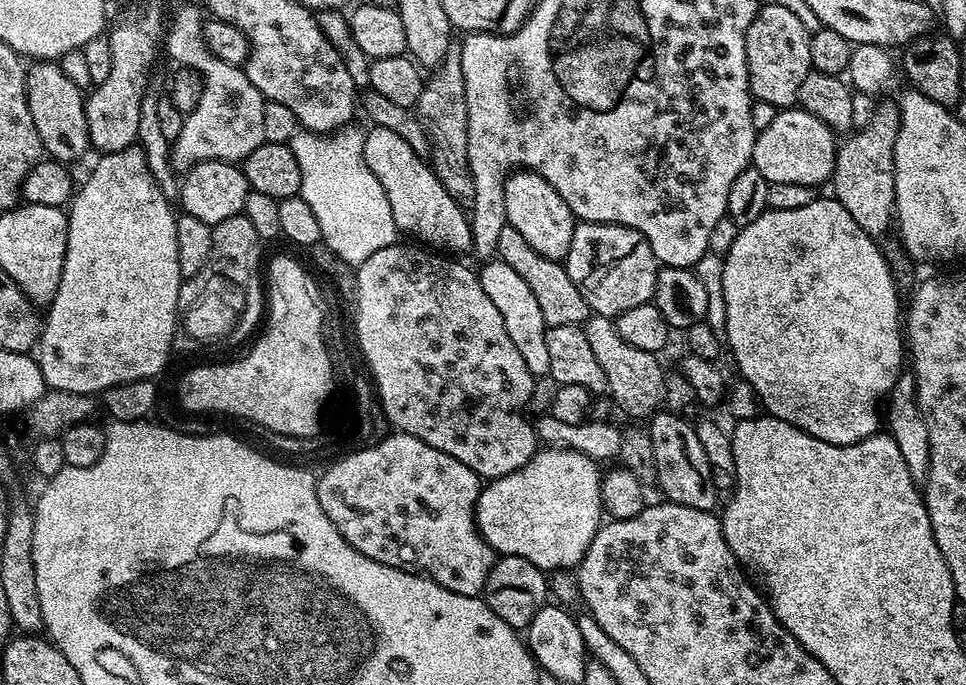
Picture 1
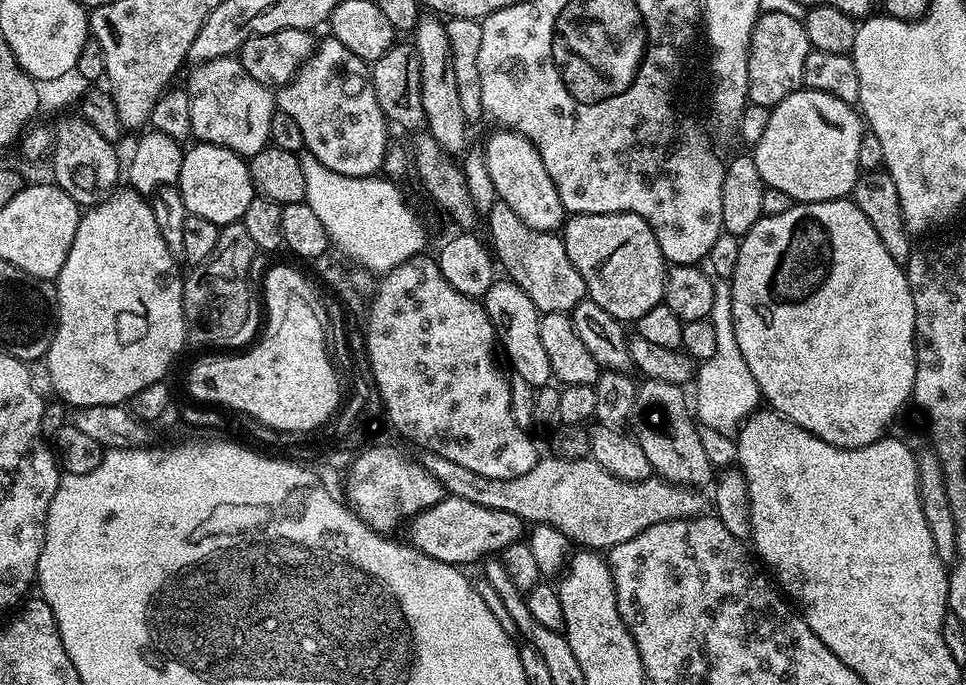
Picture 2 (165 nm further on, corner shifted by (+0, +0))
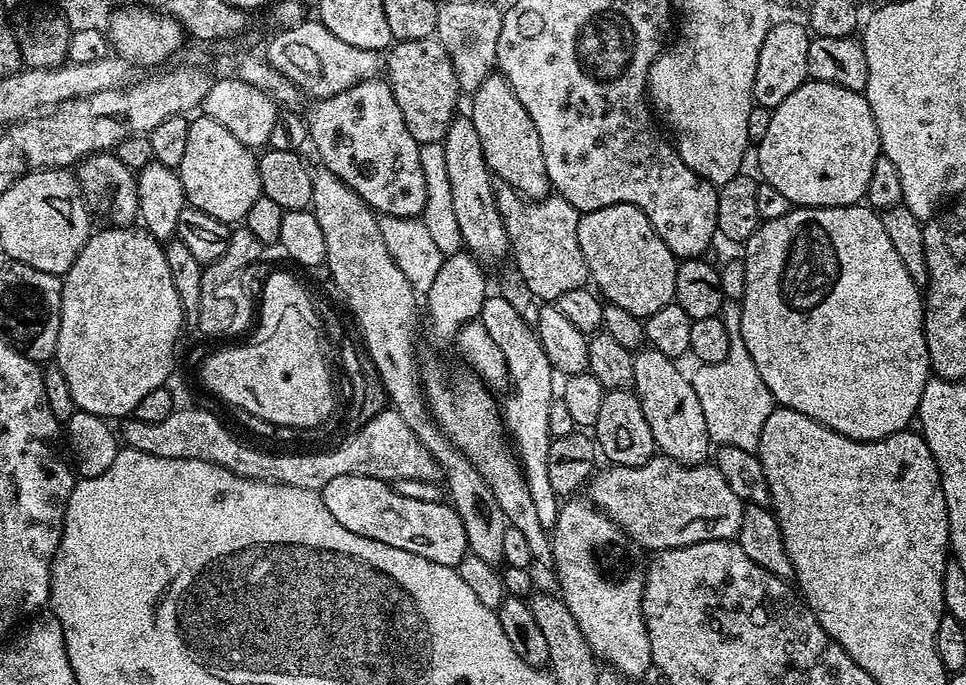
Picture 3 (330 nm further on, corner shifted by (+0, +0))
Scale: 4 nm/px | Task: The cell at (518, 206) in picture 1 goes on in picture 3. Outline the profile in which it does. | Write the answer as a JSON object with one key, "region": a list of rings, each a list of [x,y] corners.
{"region":[[[489,74],[486,82],[471,93],[472,112],[470,119],[474,122],[474,130],[478,130],[478,138],[482,141],[482,154],[488,163],[488,171],[496,180],[506,182],[515,192],[529,200],[542,200],[549,195],[550,185],[546,174],[546,162],[542,158],[542,142],[538,138],[538,130],[534,130],[534,122],[530,114],[526,114],[526,106],[518,102],[514,90],[510,90],[510,82],[499,74]]]}

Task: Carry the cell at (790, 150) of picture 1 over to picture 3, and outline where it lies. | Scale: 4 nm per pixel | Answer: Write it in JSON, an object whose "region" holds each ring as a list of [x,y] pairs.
{"region":[[[808,80],[786,102],[772,109],[770,126],[755,145],[756,164],[760,167],[763,183],[774,186],[794,206],[805,208],[847,208],[864,200],[870,186],[874,162],[882,154],[880,135],[867,95],[834,86],[830,82]]]}

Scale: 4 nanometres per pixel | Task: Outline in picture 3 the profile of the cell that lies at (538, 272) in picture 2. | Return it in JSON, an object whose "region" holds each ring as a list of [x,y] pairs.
{"region":[[[495,181],[496,205],[502,226],[508,235],[510,260],[514,269],[540,302],[556,302],[562,294],[578,290],[590,277],[582,246],[578,246],[578,222],[582,213],[566,198],[549,194],[542,200],[529,200],[515,192],[506,182]]]}

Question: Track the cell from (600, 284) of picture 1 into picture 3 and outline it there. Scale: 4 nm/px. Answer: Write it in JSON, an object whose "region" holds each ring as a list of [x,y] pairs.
{"region":[[[615,204],[583,213],[578,222],[578,246],[582,246],[595,291],[607,303],[622,306],[622,310],[630,310],[637,318],[646,318],[675,301],[678,258],[658,238],[642,210],[629,204]]]}

